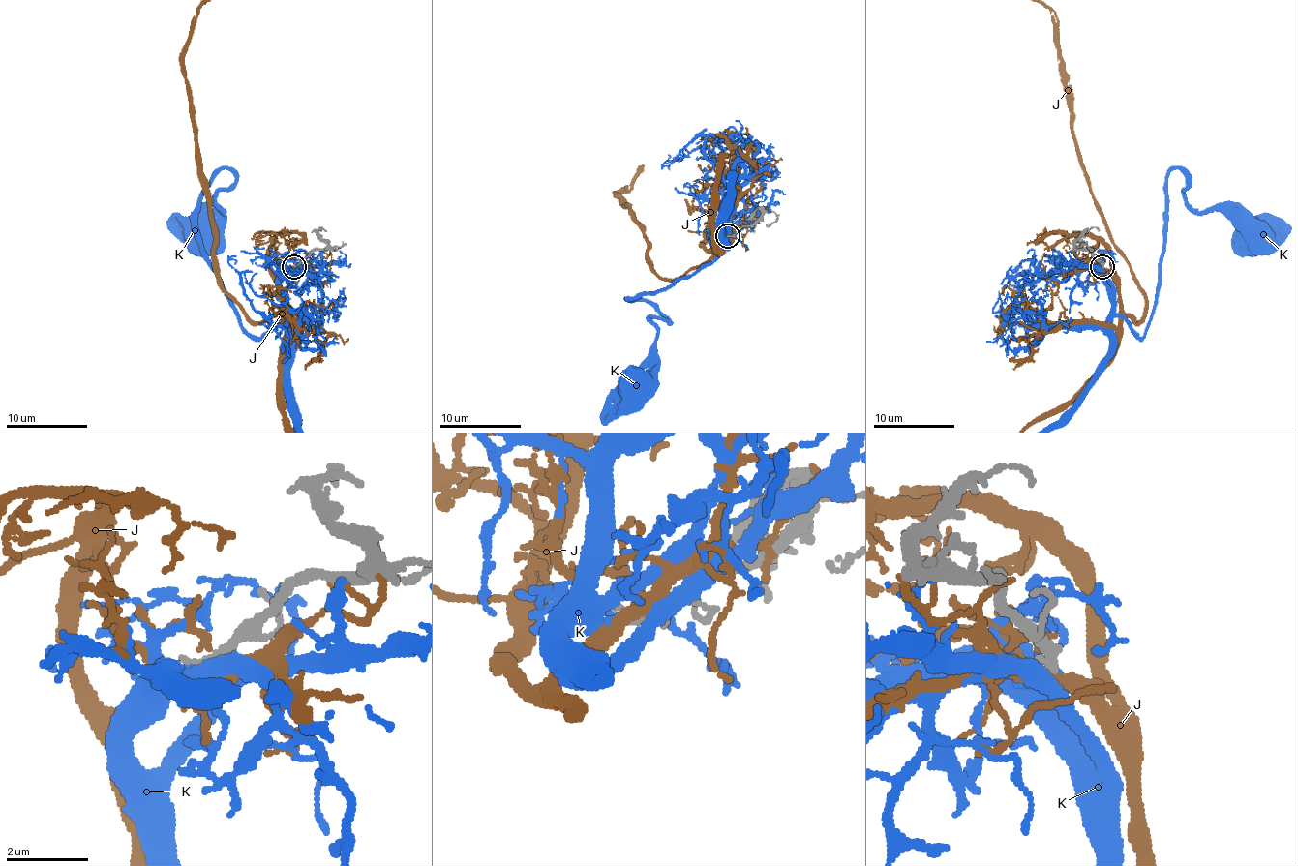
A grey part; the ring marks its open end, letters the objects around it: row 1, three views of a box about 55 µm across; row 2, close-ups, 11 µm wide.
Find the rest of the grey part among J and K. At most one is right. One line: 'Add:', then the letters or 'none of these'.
Add: K

